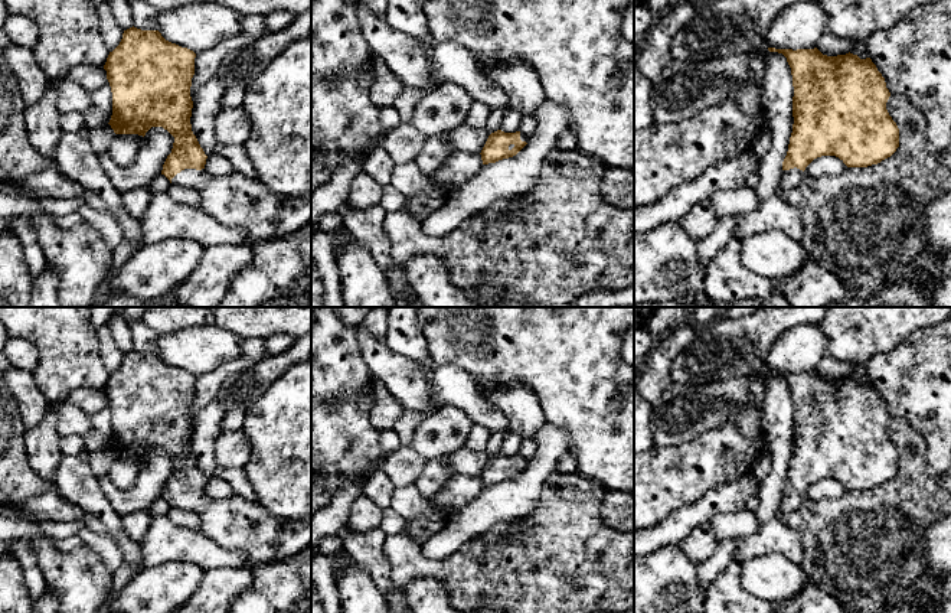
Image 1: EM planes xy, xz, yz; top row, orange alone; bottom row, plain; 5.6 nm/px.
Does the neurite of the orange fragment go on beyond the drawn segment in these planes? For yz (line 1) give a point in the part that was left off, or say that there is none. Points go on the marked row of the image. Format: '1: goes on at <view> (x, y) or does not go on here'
1: goes on at yz (790, 179)

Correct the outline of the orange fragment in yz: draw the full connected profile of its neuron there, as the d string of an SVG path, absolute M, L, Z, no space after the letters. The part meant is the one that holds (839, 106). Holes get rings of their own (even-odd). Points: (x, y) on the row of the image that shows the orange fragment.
M768 48L768 50L782 53L787 58L794 87L794 124L780 179L780 188L782 190L797 188L804 179L805 167L817 157L836 156L847 167L867 167L880 163L896 151L899 147L899 128L886 110L890 92L886 88L885 78L870 58L860 59L850 52L846 55L827 56L817 48L797 50Z

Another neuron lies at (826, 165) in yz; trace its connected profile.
M821 156L814 159L804 170L804 176L839 176L846 170L846 164L836 156Z

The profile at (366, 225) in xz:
M380 205L363 211L352 208L343 213L341 232L362 242L386 274L398 268L405 275L403 263L392 257L392 241L383 226L386 215Z

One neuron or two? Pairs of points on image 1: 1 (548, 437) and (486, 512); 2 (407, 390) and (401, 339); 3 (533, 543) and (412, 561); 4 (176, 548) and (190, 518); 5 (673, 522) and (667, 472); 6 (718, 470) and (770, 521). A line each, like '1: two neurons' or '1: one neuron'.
1: one neuron
2: two neurons
3: one neuron
4: two neurons
5: two neurons
6: two neurons

